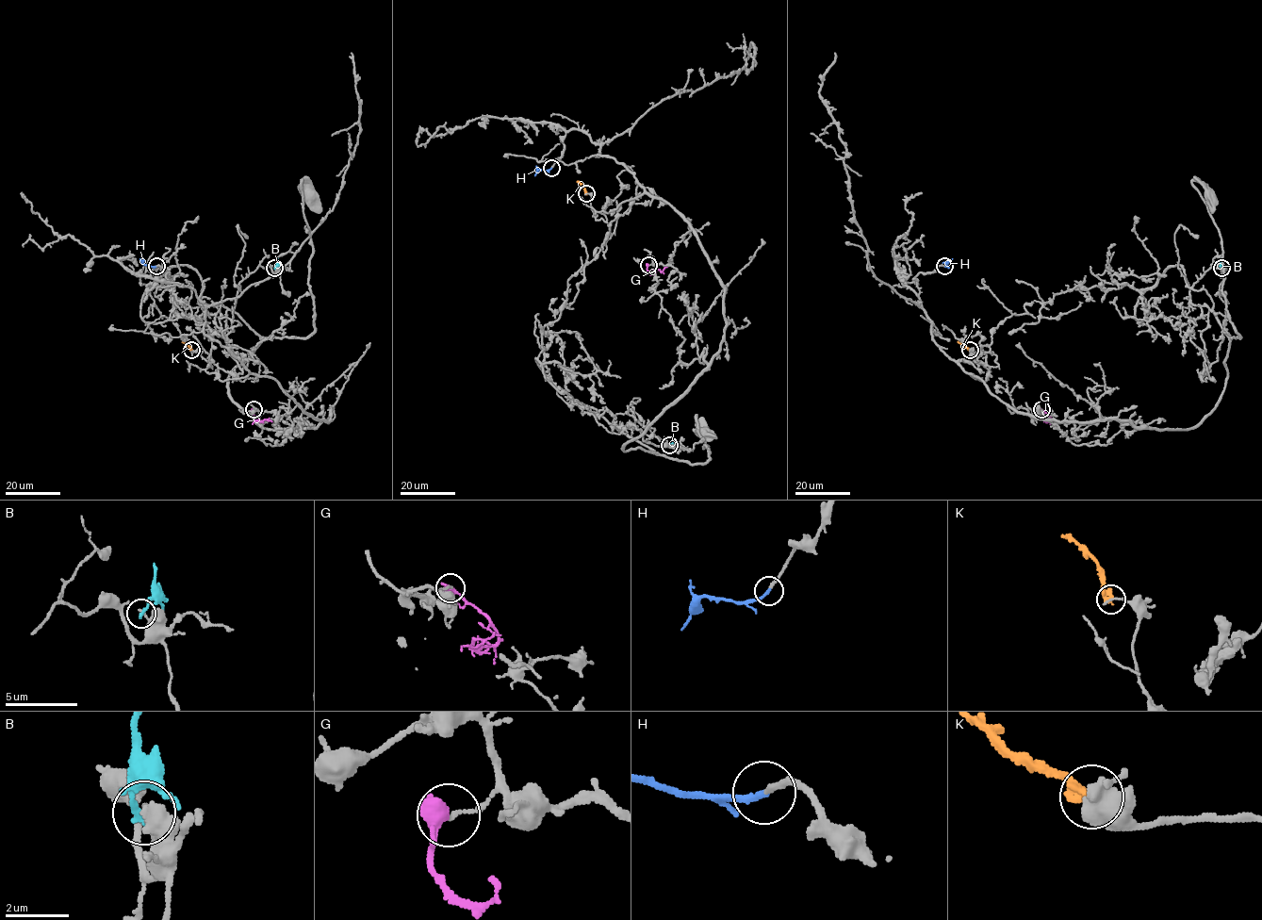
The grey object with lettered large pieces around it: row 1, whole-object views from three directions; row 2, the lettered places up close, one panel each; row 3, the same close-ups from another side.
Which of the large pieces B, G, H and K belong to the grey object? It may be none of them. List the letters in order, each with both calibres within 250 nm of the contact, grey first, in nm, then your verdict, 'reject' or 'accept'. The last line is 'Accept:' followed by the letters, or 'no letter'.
B: calibres 180 and 240 nm; reject
G: calibres 120 and 550 nm; reject
H: calibres 190 and 240 nm; accept
K: calibres 160 and 320 nm; reject
Accept: H

